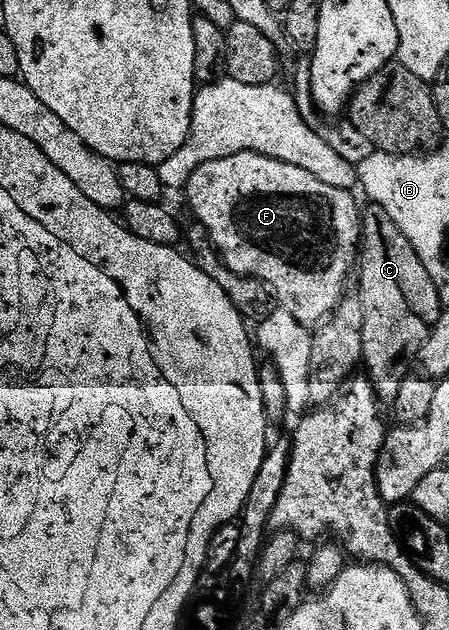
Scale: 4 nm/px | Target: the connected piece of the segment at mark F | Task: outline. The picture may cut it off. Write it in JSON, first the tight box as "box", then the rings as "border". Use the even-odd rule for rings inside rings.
{"box":[183,153,361,327],"border":[[[236,153],[234,157],[224,157],[203,163],[191,175],[183,190],[183,196],[189,200],[189,205],[193,208],[193,213],[197,216],[199,224],[205,228],[208,240],[214,249],[221,254],[221,259],[225,266],[231,271],[235,271],[244,277],[255,277],[258,281],[269,286],[276,304],[282,309],[291,311],[295,319],[306,327],[317,327],[328,318],[342,297],[346,296],[345,284],[349,281],[349,272],[354,272],[359,261],[359,246],[361,243],[361,209],[352,192],[348,189],[331,187],[328,183],[323,183],[323,179],[315,179],[308,171],[303,171],[303,167],[295,167],[291,163],[283,163],[279,159],[264,157],[261,153]]]}

